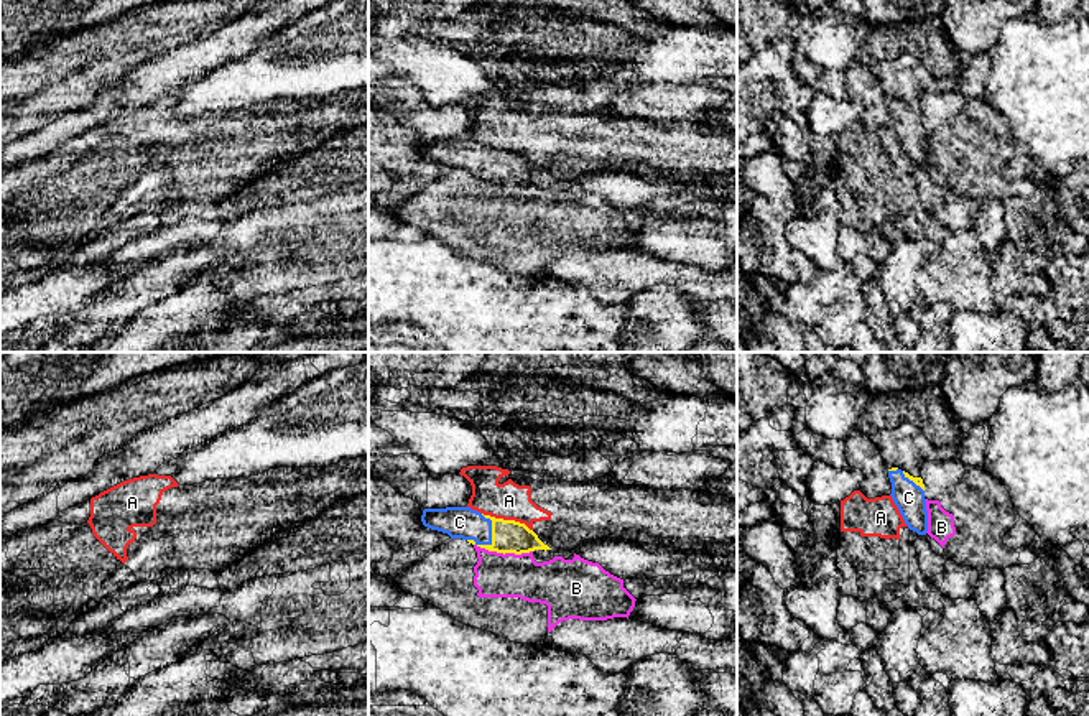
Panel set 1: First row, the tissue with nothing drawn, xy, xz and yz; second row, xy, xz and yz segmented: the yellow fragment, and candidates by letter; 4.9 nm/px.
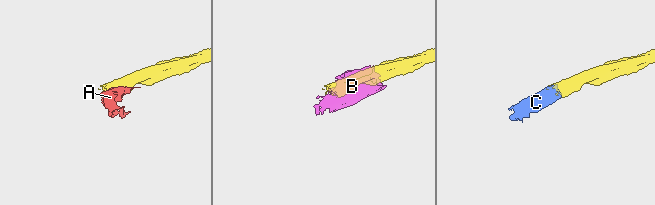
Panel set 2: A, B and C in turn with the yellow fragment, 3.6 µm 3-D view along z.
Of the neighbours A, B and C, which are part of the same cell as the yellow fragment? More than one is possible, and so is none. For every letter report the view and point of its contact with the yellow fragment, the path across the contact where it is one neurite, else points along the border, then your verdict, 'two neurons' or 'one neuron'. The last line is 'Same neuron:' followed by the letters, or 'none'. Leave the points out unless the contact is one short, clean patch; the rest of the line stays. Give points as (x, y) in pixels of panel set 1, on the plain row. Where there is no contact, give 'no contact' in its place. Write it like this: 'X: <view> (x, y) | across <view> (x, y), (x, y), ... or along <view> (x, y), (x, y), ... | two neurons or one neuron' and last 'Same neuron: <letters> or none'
A: xz (507, 152) | along xz (482, 144), (492, 148), (523, 153), (532, 162) | two neurons
B: xz (504, 185) | two neurons
C: xz (492, 160) | across xz (507, 167), (499, 167), (492, 160), (477, 160), (459, 153) | one neuron
Same neuron: C

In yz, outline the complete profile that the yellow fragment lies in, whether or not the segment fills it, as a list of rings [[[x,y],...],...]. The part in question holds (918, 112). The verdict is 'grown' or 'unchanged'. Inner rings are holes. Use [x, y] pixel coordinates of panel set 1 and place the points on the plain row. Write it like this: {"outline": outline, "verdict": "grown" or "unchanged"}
{"outline": [[[898,99],[888,100],[888,109],[892,114],[890,127],[898,138],[905,155],[918,166],[926,166],[928,142],[923,110],[913,109]]], "verdict": "grown"}

